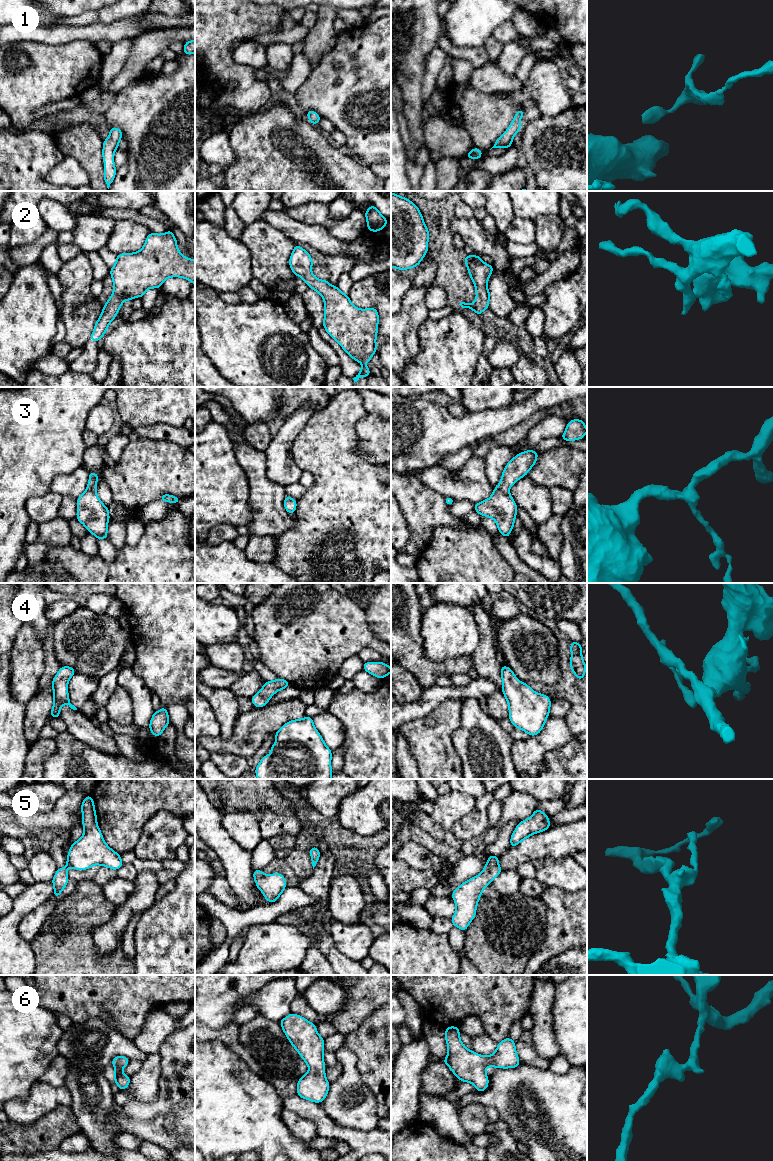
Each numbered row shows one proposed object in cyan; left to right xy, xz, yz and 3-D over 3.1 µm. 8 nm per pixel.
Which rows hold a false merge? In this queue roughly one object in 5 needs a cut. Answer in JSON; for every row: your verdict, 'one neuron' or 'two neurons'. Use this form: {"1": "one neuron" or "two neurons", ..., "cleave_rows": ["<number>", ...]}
{"1": "one neuron", "2": "one neuron", "3": "one neuron", "4": "one neuron", "5": "one neuron", "6": "one neuron", "cleave_rows": []}

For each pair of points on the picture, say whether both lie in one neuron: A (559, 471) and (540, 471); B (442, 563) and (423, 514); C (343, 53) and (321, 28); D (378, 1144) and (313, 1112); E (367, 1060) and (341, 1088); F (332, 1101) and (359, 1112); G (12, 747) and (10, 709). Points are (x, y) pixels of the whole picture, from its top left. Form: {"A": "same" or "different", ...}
{"A": "same", "B": "different", "C": "different", "D": "same", "E": "different", "F": "same", "G": "same"}

